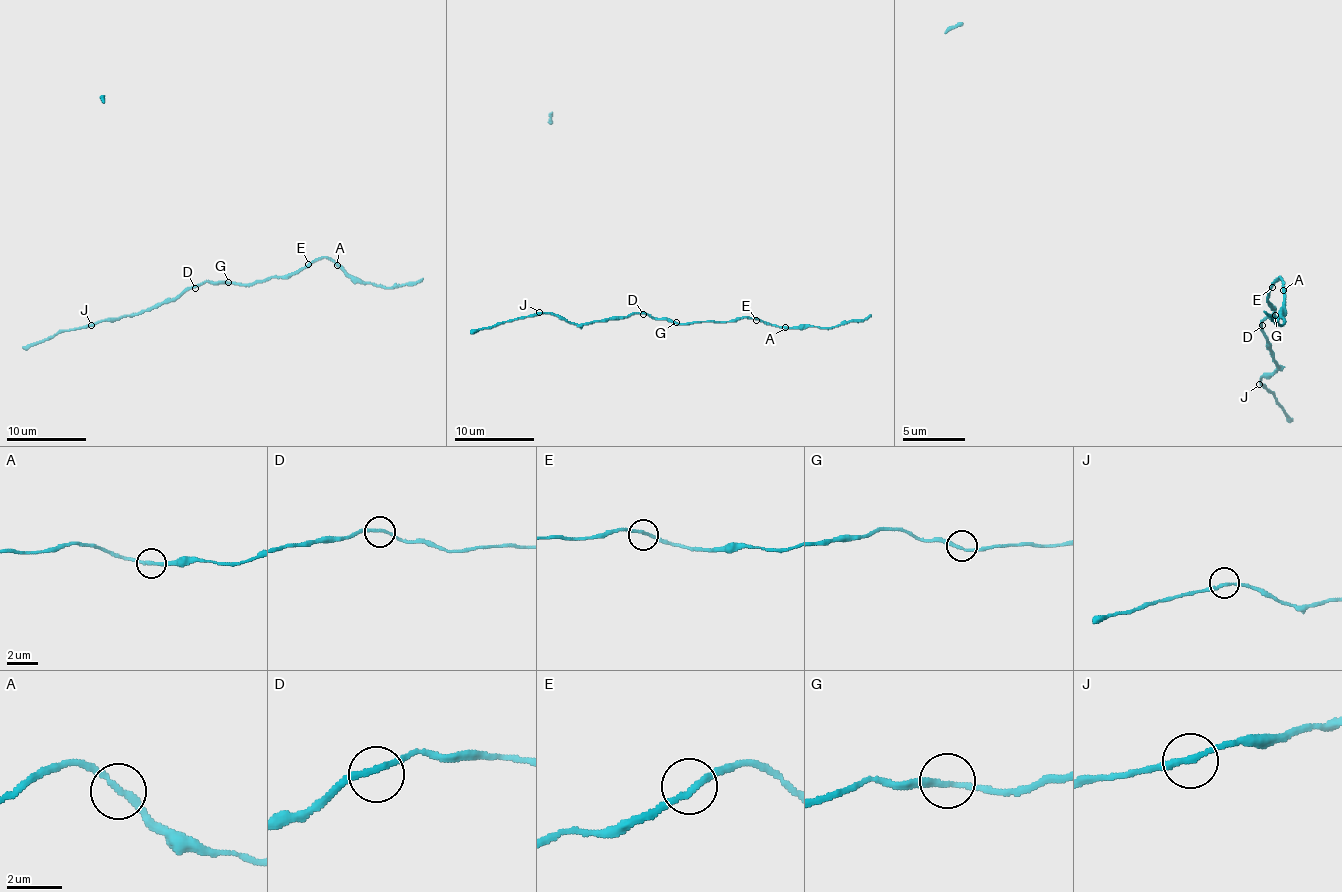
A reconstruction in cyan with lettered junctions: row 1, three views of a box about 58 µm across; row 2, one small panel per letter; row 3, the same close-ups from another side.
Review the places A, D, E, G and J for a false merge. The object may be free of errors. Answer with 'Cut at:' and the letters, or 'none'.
Cut at: none

